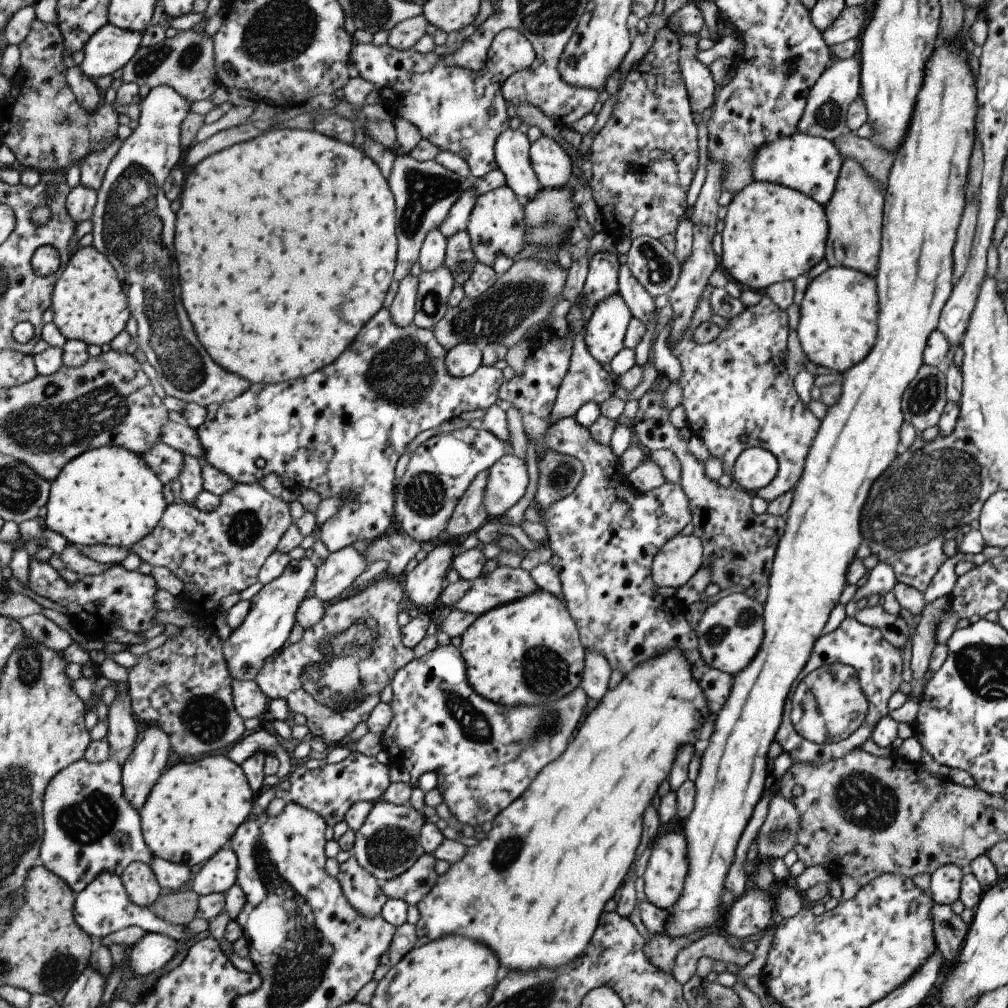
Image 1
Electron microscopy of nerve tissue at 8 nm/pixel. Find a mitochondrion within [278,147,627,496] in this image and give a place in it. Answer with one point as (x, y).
(402, 372)

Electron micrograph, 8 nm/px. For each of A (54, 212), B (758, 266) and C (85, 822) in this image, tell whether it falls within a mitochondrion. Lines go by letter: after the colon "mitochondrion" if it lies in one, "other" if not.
A: other
B: other
C: mitochondrion

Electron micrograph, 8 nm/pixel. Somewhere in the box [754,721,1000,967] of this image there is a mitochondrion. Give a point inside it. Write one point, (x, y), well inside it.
(867, 803)

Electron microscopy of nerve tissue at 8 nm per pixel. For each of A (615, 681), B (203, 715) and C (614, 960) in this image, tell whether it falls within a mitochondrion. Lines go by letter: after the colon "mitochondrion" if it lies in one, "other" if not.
A: other
B: mitochondrion
C: other

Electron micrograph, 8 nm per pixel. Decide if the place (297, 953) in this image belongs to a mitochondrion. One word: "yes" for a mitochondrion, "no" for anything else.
yes

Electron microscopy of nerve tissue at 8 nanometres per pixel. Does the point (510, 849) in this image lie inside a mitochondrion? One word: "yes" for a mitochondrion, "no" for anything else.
yes

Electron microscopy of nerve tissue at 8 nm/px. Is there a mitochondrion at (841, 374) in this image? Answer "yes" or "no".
no

